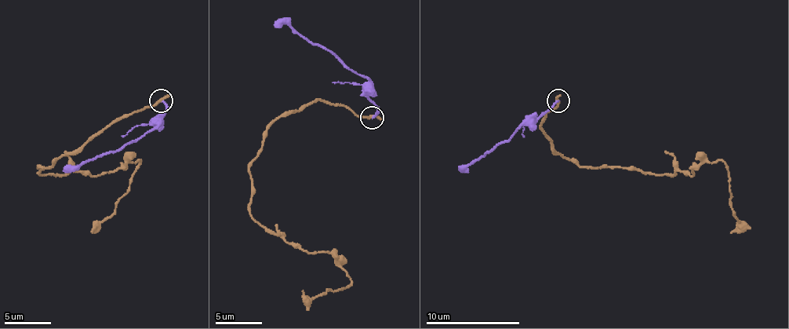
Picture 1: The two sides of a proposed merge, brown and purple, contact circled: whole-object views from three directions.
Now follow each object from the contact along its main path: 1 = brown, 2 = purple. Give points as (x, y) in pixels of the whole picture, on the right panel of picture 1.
1: (558, 100), (539, 128), (570, 161), (657, 175), (690, 175), (722, 161), (736, 217), (729, 233)
2: (558, 100), (532, 126), (518, 128), (463, 170)

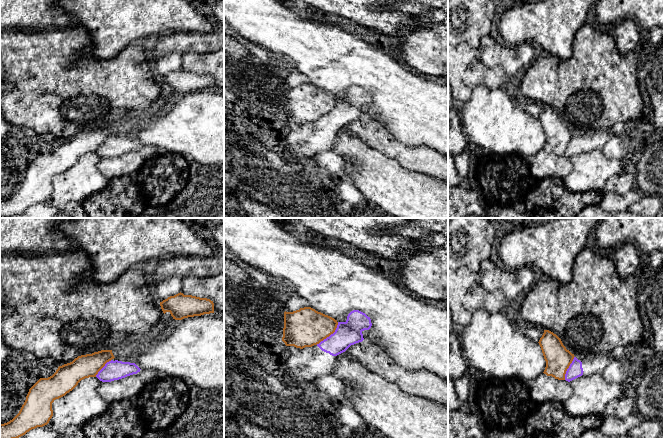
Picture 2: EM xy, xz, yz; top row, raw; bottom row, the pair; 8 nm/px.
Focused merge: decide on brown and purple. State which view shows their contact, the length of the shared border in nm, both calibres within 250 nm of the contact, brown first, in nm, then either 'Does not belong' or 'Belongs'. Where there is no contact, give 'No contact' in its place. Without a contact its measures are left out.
Touches brown in xz. Shared border 260 nm. Thickness 320 nm (brown) against 200 nm. Does not belong

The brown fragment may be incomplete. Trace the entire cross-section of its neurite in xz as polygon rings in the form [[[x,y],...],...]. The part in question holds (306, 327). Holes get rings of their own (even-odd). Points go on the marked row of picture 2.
[[[311,307],[285,311],[282,341],[300,349],[312,347],[333,334],[337,325],[337,320]]]

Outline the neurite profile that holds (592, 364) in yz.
[[[617,353],[575,356],[565,374],[565,380],[570,382],[580,376],[602,374],[609,361]]]

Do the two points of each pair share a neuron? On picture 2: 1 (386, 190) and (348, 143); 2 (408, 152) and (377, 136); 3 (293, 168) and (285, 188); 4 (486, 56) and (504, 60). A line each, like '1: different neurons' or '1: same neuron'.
1: same neuron
2: same neuron
3: same neuron
4: same neuron

